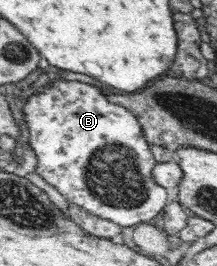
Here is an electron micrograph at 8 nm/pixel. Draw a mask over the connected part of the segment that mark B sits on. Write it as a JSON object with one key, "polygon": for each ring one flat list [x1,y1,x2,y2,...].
{"polygon":[[57,81,45,93,33,93,22,103,27,140,36,153,36,173,62,193,70,203,123,227,148,222,165,209,167,191,153,180,151,171,157,161,143,136,139,120,122,105,111,103,93,84]]}

